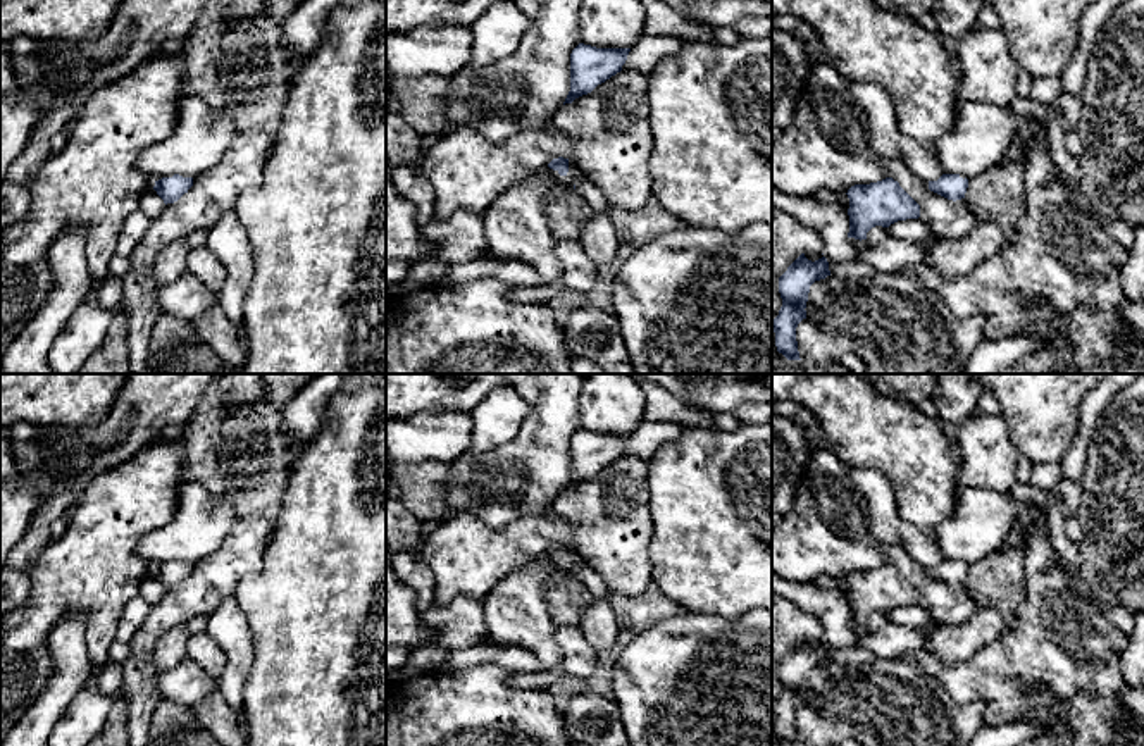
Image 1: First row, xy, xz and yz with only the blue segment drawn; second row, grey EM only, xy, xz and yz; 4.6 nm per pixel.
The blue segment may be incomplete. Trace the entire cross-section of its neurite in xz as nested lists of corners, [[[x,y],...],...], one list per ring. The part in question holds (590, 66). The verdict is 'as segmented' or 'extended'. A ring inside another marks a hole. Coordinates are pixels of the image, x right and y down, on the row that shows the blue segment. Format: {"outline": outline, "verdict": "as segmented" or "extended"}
{"outline": [[[579,43],[570,53],[570,91],[563,105],[620,72],[629,52],[631,48],[596,48]]], "verdict": "as segmented"}

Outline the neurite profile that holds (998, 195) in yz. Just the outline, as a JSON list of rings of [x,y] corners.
[[[1013,141],[1006,157],[985,172],[968,179],[965,205],[977,222],[998,222],[1011,245],[1025,208],[1025,162],[1020,141]]]

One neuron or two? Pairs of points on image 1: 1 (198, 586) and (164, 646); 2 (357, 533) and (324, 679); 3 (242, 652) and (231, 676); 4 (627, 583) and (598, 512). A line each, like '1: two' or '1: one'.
1: two
2: one
3: one
4: one

